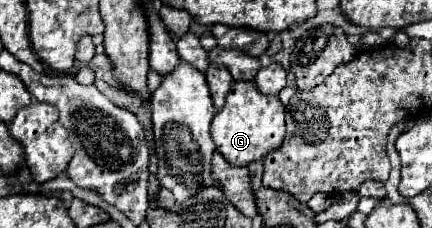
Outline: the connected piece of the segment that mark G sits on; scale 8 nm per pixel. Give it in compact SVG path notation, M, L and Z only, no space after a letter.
M238 81L228 93L224 109L212 121L212 141L216 149L232 165L248 165L264 159L272 149L278 149L284 141L284 105L276 95L262 95L254 83Z

